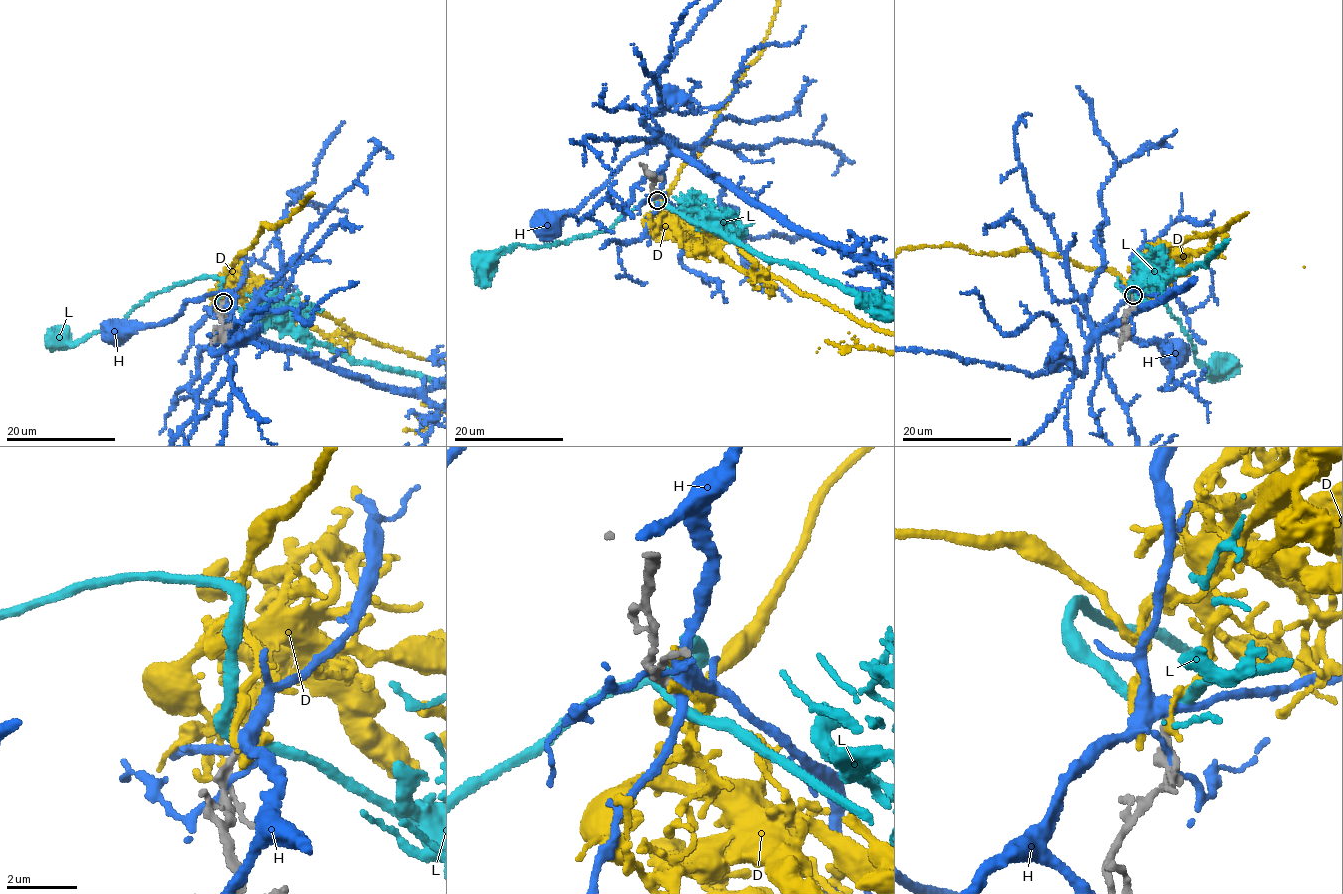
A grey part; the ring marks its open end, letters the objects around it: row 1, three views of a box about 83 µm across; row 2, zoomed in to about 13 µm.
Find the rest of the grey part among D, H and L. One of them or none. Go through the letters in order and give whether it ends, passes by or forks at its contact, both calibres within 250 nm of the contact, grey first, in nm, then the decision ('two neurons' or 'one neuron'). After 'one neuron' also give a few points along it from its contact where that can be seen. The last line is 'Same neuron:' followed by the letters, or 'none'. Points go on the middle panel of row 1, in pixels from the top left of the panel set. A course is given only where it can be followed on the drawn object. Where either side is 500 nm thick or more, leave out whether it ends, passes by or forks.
D: it passes by; 300 nm thick on the grey side, 170 nm on the other; two neurons
H: it forks there; 240 nm thick on the grey side, 360 nm on the other; two neurons
L: it passes by; 220 nm thick on the grey side, 320 nm on the other; two neurons
Same neuron: none

